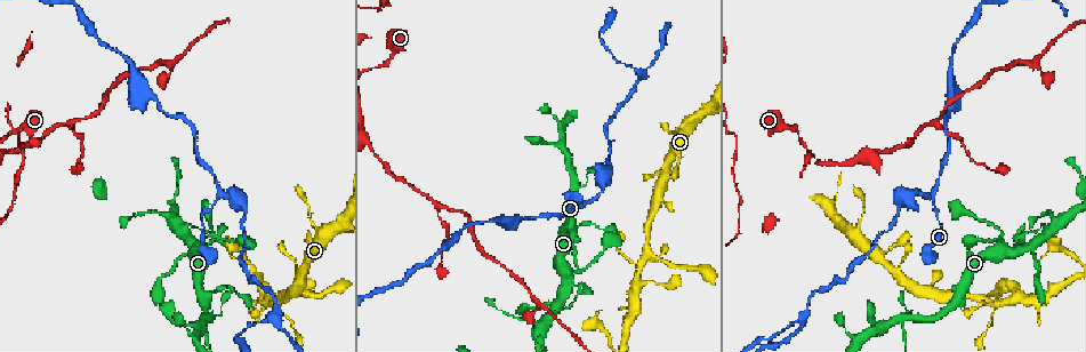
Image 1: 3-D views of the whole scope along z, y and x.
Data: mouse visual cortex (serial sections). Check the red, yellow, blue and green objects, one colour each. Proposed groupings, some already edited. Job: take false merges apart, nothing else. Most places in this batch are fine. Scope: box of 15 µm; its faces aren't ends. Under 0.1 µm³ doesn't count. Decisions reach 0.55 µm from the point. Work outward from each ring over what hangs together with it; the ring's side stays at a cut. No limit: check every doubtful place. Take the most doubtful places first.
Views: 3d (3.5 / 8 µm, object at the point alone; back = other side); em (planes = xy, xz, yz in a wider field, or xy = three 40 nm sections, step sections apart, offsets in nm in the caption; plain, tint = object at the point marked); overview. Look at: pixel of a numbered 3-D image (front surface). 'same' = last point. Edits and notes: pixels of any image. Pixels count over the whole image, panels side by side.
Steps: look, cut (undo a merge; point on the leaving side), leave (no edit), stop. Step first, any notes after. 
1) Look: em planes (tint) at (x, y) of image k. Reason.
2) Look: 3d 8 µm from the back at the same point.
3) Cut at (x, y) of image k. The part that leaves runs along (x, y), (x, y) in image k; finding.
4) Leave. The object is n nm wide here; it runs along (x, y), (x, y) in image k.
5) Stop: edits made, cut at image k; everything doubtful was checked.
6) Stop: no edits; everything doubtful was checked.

Look: 3d 3.5 µm at (74, 121) of image 1. Thin neck.

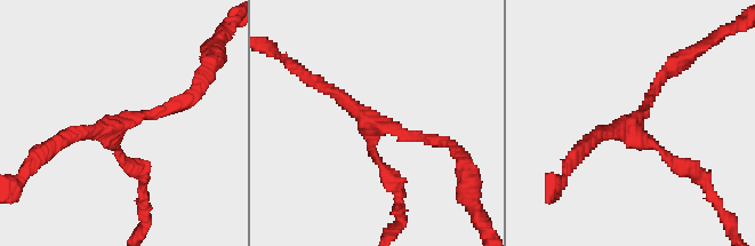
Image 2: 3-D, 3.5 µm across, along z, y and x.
Look: em xy step 5 (plain) at (627, 128) of image 2. 3 arms meet here; the arms are 100, 150, 200 nm wide; shape alone is not enough.

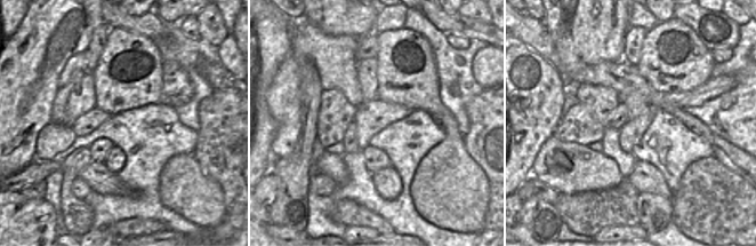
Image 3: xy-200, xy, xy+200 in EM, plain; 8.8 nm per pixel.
Look: em xy step 5 (tint) at the same point.

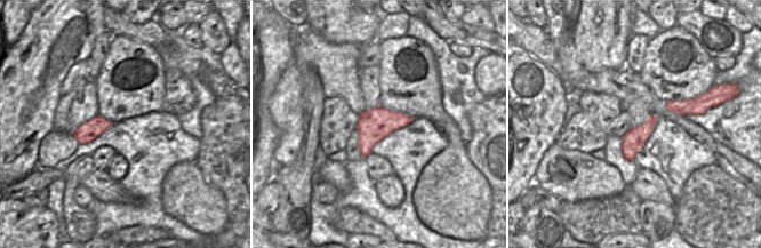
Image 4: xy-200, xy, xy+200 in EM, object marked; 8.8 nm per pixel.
Leave. All the same cell.

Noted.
Look: 3d 3.5 µm at (586, 201) of image 1.

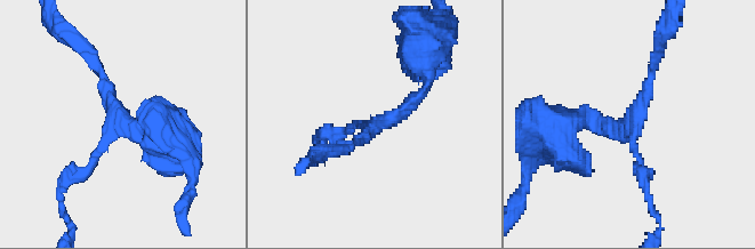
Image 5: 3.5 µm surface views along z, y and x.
Look: em planes (tint) at (636, 124) of image 5. 3 arms meet here; the arms are 150, 200, 200 nm wide.

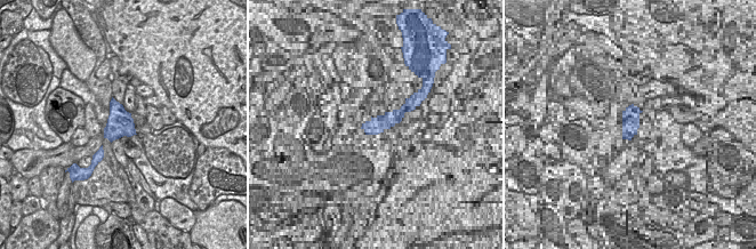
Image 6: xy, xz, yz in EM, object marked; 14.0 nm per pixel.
Leave. It runs along (69, 182), (114, 129), (93, 58) in image 5; one cell here.

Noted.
Look: 3d 8 µm at (274, 317) of image 1. A narrow waist.

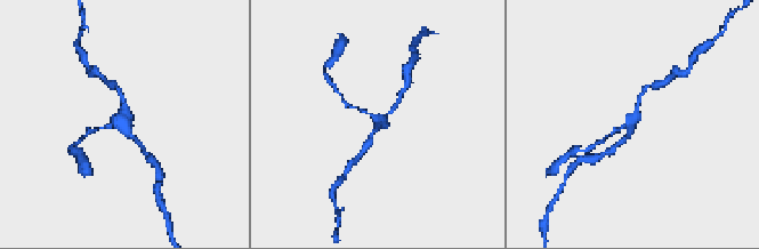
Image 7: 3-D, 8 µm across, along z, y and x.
Look: em planes (tint) at (378, 118) of image 7. 3 arms meet here; the arms are 100, 150, 200 nm wide; shape alone is not enough.

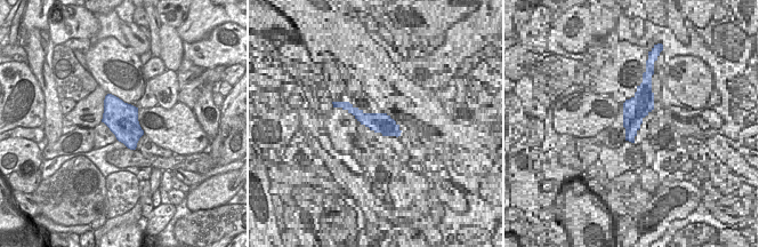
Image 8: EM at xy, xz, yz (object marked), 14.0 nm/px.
Leave. It runs along (119, 89), (123, 117), (94, 130) in image 7; continuous, no second cell.

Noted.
Look: 3d 3.5 µm at (792, 325) of image 1. A narrow waist.

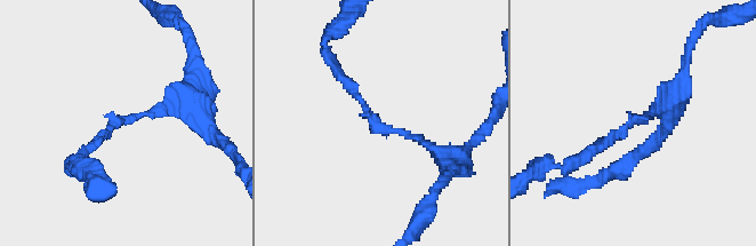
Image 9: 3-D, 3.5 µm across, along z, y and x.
Look: em xy step 5 (tint) at (643, 118) of image 9. The arms are 150, 300 nm wide; shape alone is not enough.

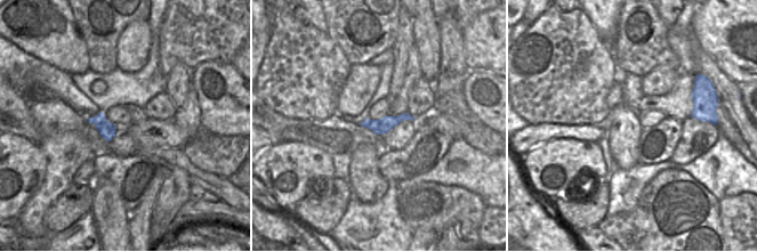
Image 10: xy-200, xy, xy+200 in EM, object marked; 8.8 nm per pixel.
Leave. It runs along (407, 116), (387, 123), (365, 123) in image 10; all the same cell.

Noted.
Stop: no edits; everything doubtful was checked.

